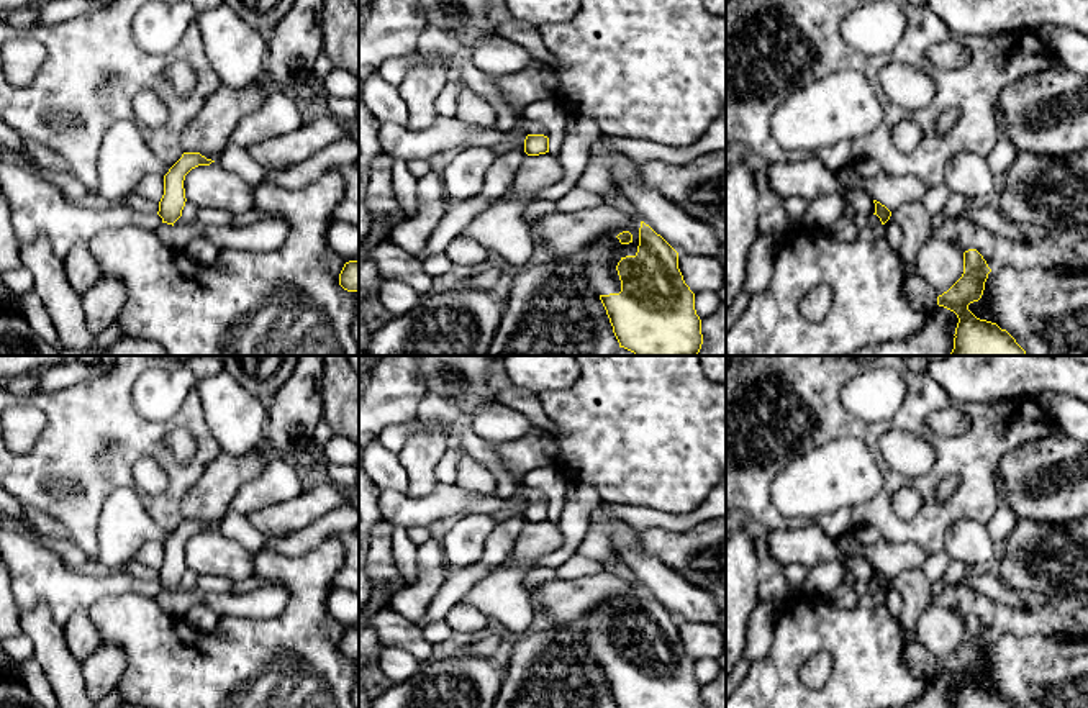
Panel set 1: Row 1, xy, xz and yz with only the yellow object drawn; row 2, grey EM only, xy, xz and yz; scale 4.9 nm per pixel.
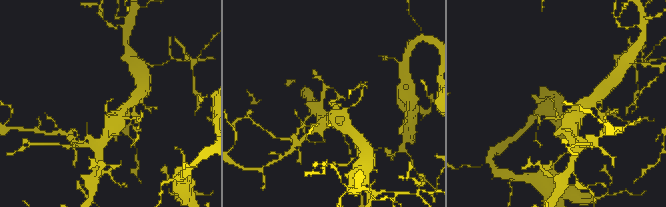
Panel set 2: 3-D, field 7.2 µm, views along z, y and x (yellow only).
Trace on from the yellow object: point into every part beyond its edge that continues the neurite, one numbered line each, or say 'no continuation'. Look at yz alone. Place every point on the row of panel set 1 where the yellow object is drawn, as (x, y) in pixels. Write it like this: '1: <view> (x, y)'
no continuation

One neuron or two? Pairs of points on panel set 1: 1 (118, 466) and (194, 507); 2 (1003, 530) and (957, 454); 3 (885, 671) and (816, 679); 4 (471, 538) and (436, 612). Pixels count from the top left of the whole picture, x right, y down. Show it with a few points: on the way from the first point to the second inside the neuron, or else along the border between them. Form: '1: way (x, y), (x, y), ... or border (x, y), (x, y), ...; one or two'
1: border (205, 469), (204, 476), (181, 502), (182, 518); two
2: border (1001, 500), (997, 512), (985, 523); two
3: border (826, 653), (802, 667), (806, 687); two
4: border (485, 540), (485, 548), (474, 562), (451, 567); two

